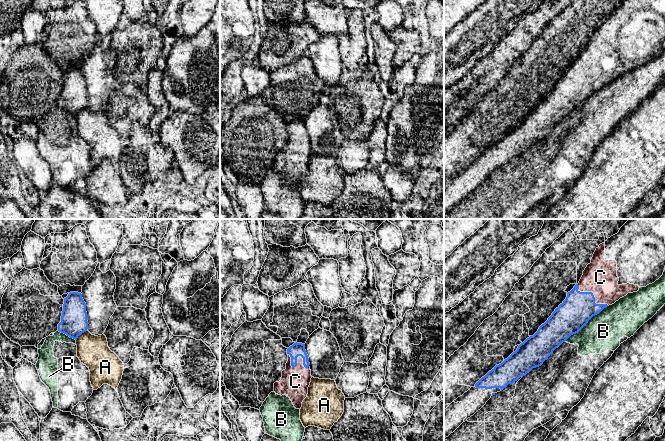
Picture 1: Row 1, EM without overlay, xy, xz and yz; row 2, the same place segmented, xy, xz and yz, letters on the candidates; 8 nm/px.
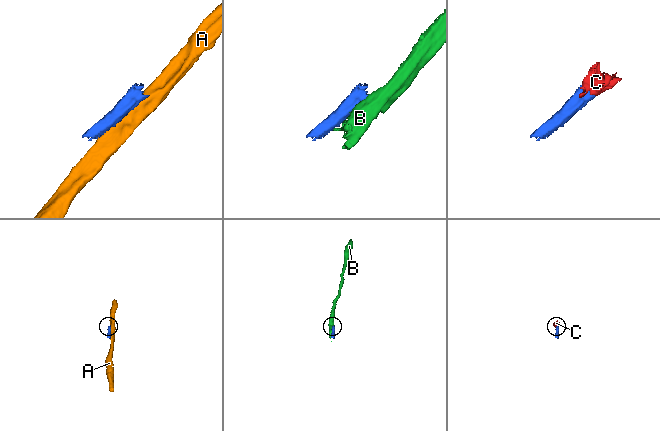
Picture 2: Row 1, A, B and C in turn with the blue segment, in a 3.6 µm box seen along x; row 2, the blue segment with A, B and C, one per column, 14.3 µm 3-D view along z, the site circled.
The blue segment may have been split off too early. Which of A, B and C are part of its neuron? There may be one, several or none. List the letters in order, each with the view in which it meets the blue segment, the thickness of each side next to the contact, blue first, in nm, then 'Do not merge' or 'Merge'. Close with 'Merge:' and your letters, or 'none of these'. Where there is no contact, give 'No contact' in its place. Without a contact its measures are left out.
A: Touches blue in xy. Thickness 220 nm (blue) against 260 nm. Do not merge
B: Touches blue in yz. Thickness 260 nm (blue) against 300 nm. Do not merge
C: Touches blue in xz. Thickness 110 nm (blue) against 220 nm. Merge
Merge: C

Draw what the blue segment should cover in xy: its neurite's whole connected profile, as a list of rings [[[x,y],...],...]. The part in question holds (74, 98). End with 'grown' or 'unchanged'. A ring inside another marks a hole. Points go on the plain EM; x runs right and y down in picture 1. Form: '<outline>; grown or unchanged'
[[[70,68],[64,74],[61,98],[58,100],[58,107],[70,114],[77,116],[78,112],[86,108],[88,104],[86,79],[82,70]]]; unchanged

